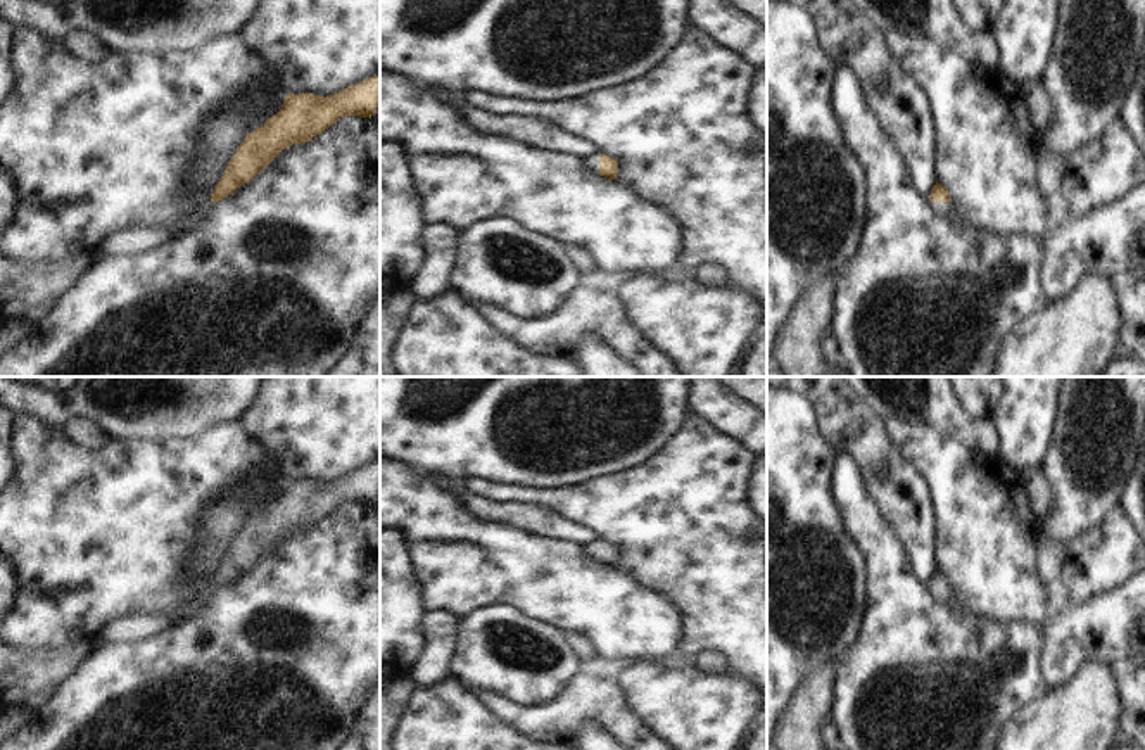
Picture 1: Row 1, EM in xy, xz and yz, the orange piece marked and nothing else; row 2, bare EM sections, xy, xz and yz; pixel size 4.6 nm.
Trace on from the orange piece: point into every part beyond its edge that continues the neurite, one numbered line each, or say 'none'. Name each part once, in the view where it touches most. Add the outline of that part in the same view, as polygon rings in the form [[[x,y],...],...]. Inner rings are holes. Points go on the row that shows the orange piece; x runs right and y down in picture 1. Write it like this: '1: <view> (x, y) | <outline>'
1: xz (591, 163) | [[[599,152],[582,161],[589,173],[599,175]]]

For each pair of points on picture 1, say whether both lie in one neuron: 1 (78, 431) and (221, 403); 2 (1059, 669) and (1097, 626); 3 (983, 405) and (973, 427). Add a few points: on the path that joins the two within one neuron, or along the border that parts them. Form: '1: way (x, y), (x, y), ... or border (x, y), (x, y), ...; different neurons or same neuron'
1: border (61, 427), (71, 419), (90, 419), (111, 439); different neurons
2: way (1061, 657), (1085, 633); same neuron
3: border (955, 394), (973, 417), (990, 419); different neurons

